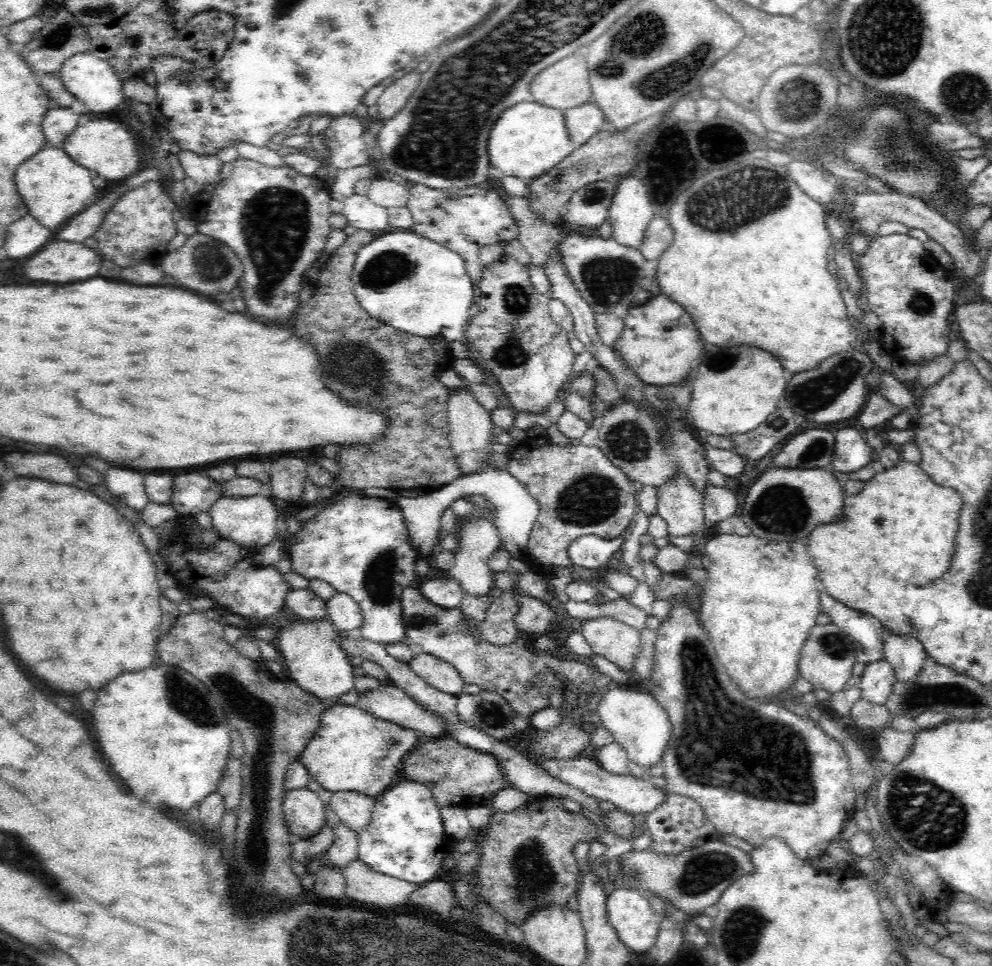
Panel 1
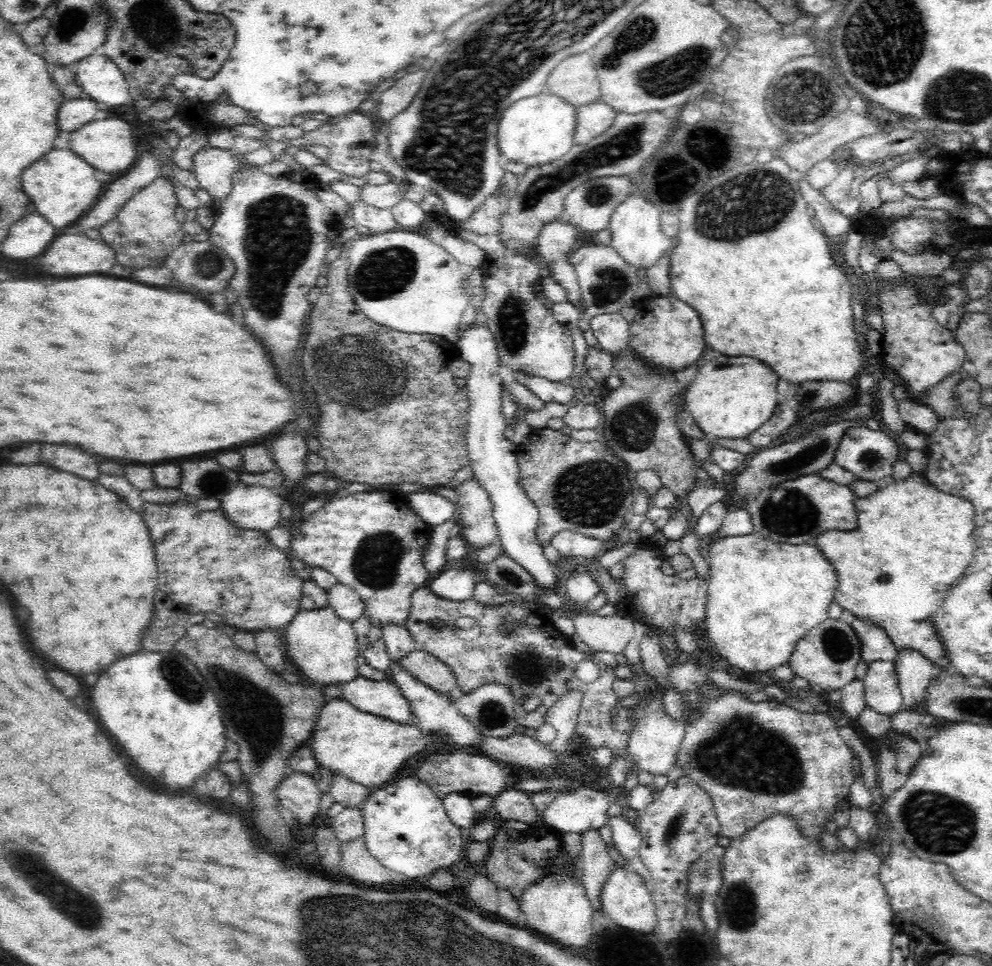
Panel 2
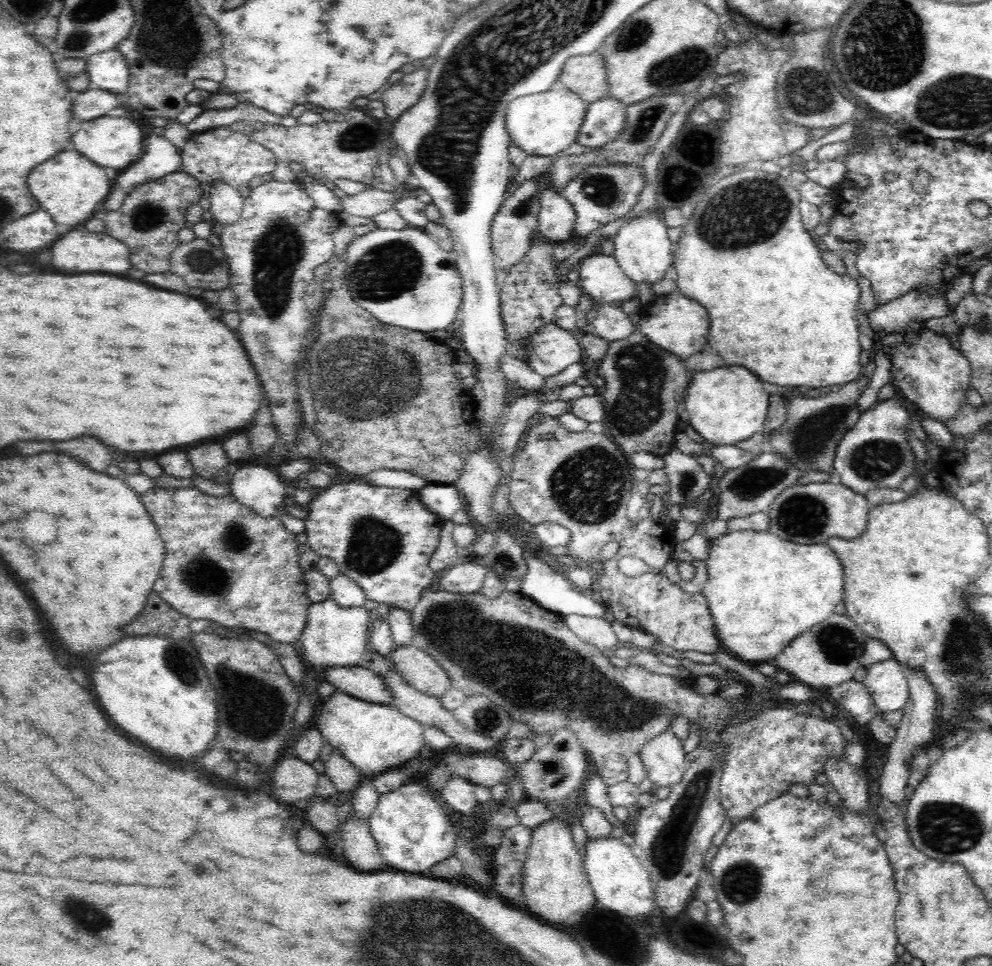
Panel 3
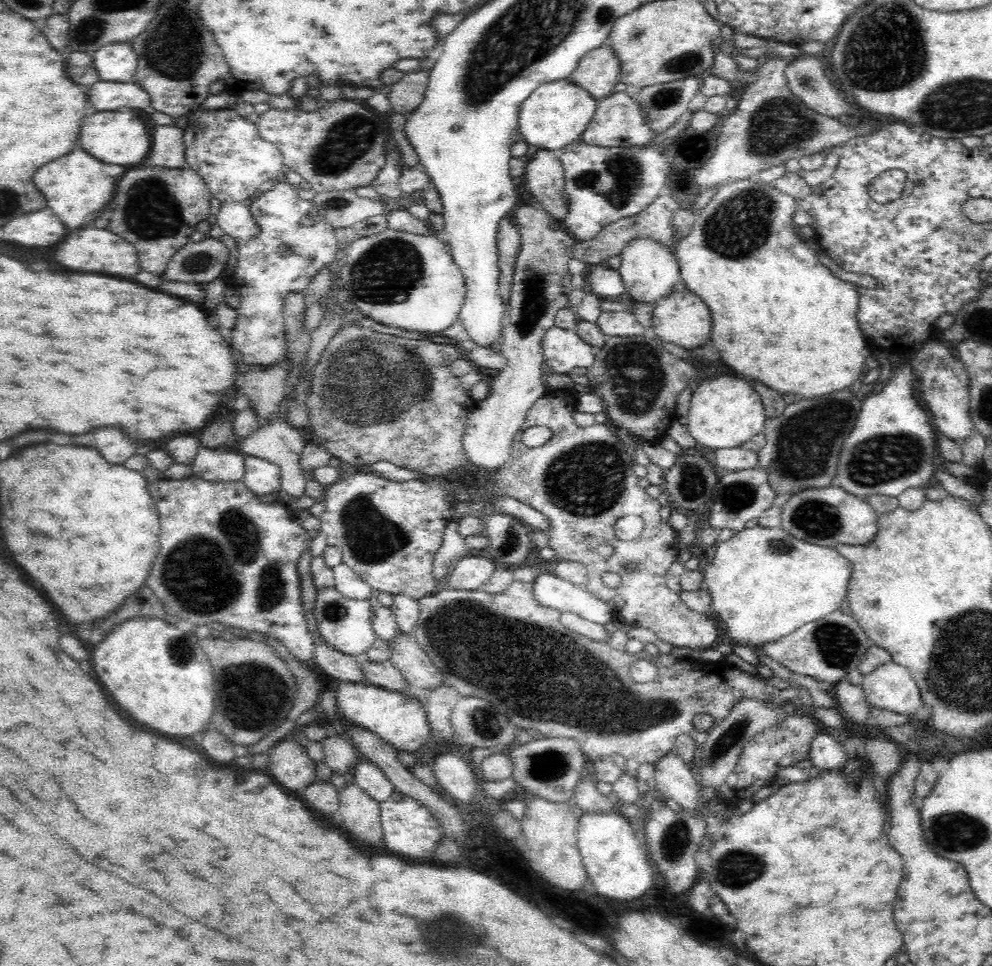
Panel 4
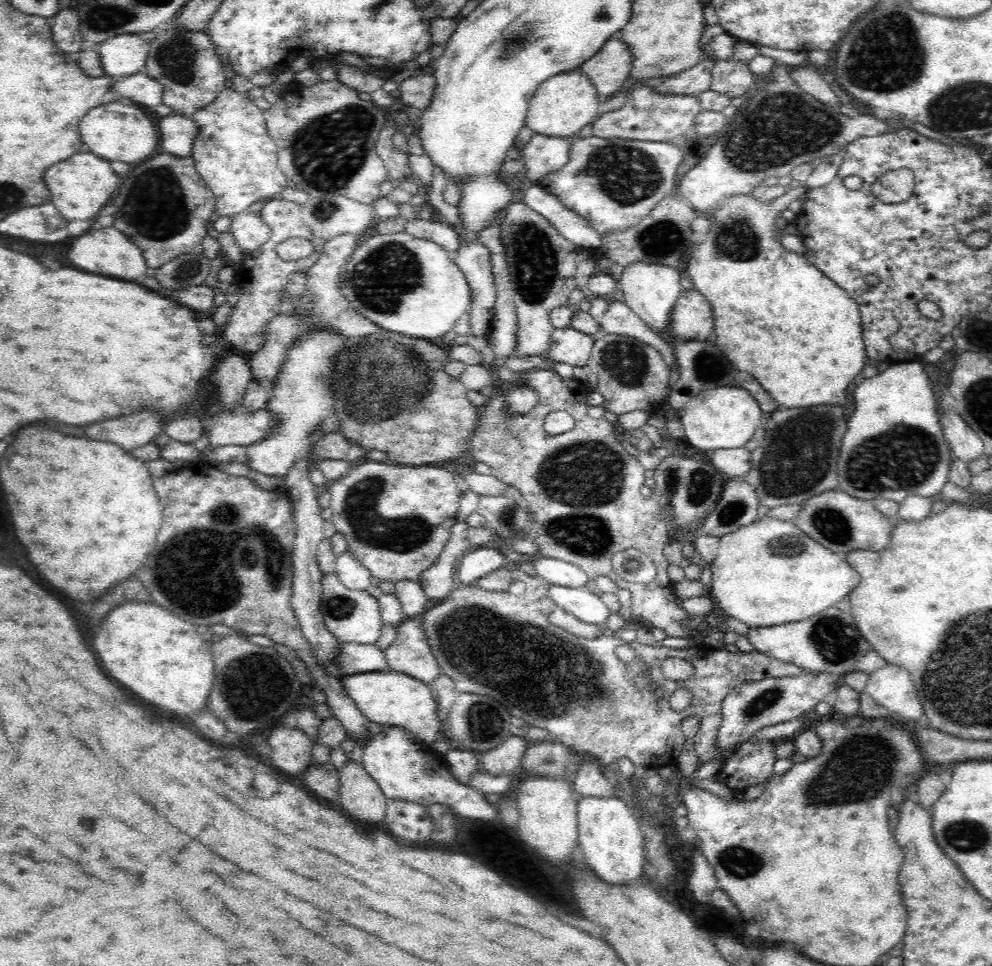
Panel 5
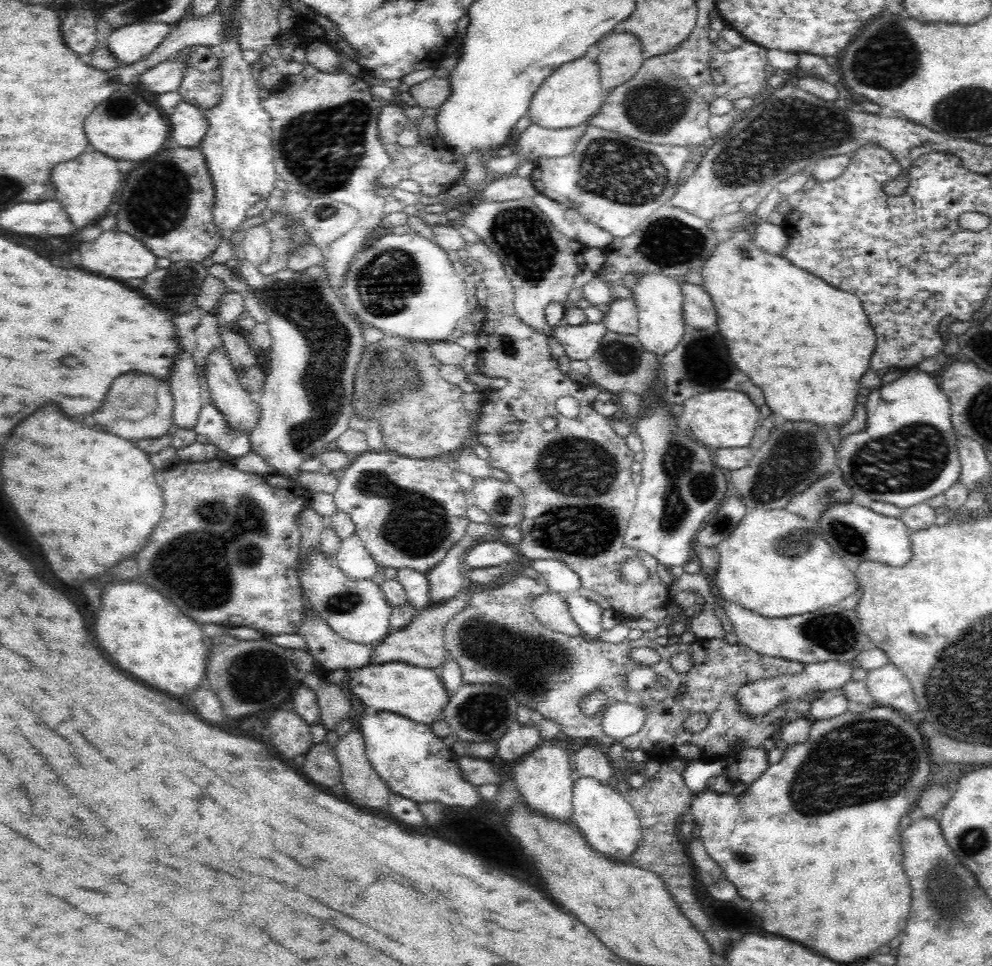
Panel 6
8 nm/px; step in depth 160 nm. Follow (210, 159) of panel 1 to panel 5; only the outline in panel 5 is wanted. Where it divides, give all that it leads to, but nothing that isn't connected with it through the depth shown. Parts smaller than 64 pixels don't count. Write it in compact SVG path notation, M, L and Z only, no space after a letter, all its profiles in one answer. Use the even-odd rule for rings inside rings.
M249 211L232 214L232 217L230 233L246 253L254 252L268 242L271 228L260 217Z

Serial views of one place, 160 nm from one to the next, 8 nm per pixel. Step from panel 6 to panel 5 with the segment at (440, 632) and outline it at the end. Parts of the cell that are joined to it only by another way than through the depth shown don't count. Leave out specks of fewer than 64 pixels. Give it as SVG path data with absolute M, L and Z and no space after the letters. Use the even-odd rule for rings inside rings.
M419 618L400 624L396 639L383 651L392 670L412 675L426 684L442 674Z

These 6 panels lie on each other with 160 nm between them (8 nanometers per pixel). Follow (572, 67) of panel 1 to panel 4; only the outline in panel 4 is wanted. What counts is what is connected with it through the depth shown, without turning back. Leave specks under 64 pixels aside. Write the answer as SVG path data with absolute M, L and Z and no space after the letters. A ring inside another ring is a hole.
M608 43L591 50L580 62L571 80L600 101L615 92L621 74L620 59Z

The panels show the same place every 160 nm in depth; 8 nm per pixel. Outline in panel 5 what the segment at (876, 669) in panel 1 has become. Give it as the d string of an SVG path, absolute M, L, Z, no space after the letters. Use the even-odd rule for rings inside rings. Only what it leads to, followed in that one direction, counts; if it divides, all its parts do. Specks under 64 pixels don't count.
M887 664L869 675L864 691L895 716L916 720L924 716L922 702L910 673L900 665Z

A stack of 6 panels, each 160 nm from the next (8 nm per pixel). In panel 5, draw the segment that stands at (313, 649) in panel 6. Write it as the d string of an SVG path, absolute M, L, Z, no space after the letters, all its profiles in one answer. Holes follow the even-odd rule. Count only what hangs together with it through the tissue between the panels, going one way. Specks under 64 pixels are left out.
M341 642L335 664L339 666L338 670L344 672L347 676L368 671L389 671L391 669L385 659L384 651L376 643Z

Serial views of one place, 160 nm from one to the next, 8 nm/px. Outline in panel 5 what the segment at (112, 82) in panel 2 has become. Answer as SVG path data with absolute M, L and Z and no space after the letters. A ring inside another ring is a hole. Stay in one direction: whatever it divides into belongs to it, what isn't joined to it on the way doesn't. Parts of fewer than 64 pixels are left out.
M124 33L114 35L97 46L106 76L126 78L137 74L146 65L147 34Z

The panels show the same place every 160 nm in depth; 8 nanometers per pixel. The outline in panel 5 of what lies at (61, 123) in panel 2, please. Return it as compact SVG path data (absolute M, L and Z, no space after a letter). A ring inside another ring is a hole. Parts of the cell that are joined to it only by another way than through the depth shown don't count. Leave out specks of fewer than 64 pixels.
M144 72L128 76L115 83L110 93L120 98L132 99L134 104L154 108L163 102L163 87L156 78L151 78Z

